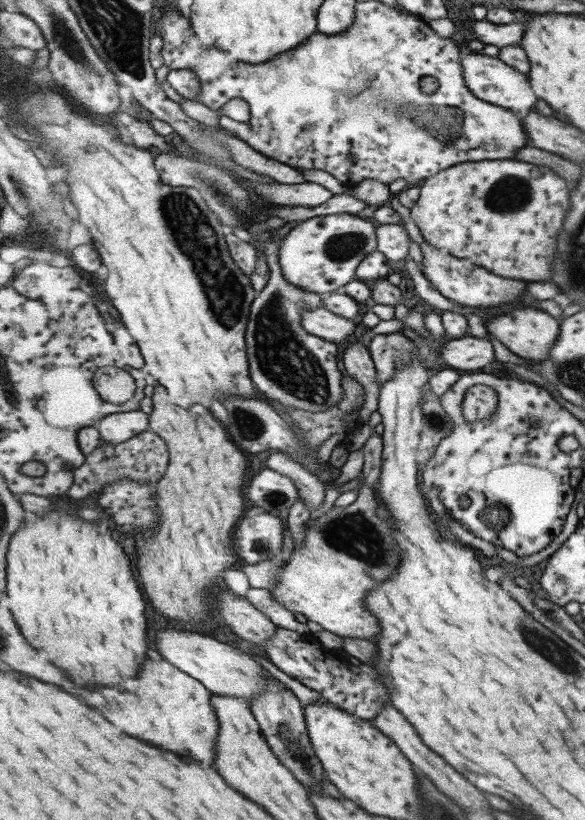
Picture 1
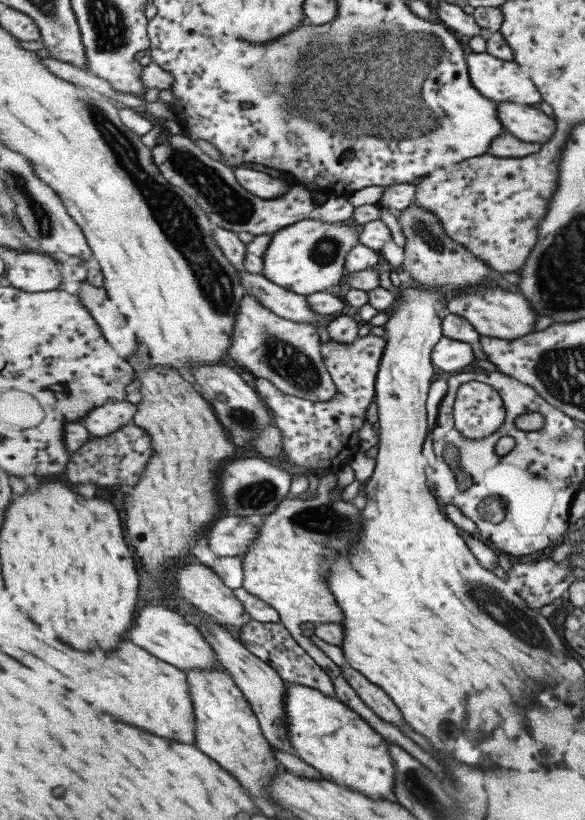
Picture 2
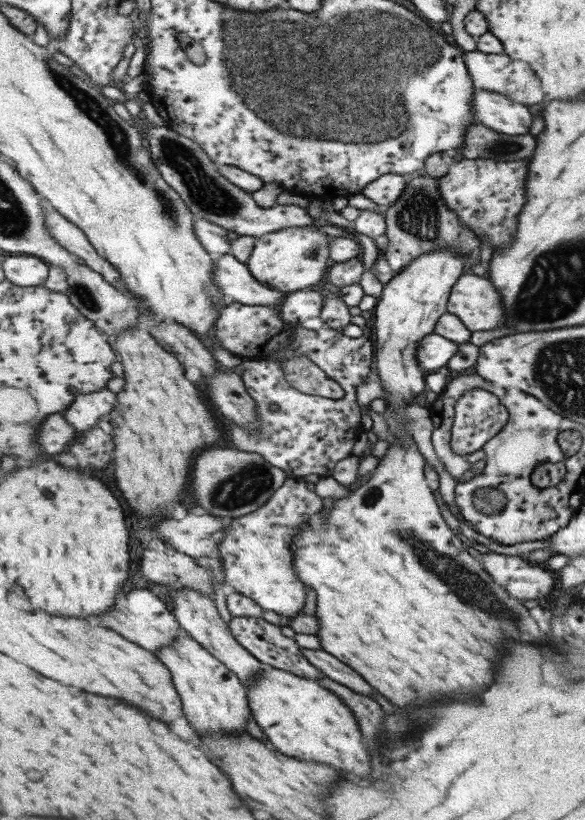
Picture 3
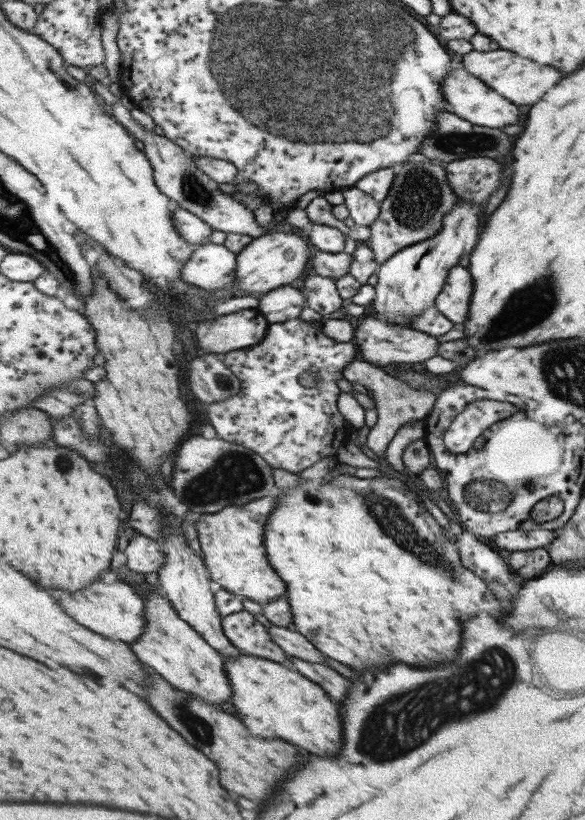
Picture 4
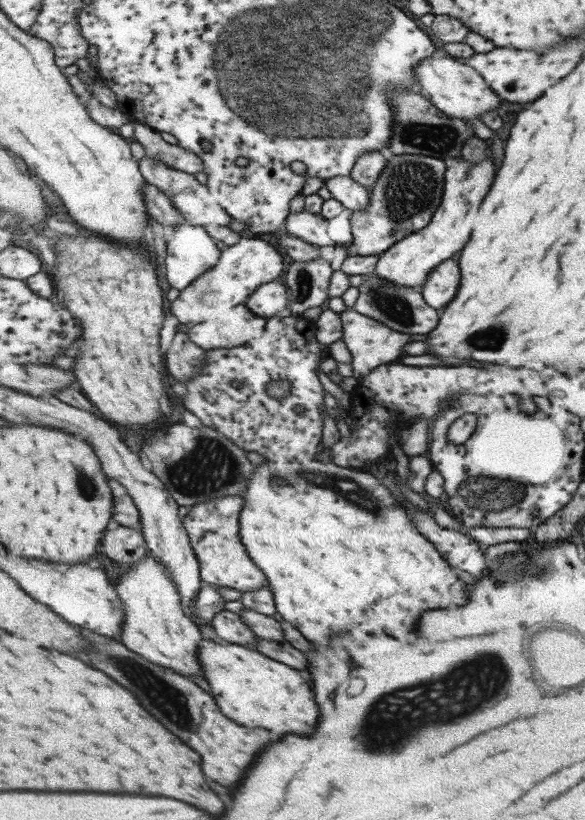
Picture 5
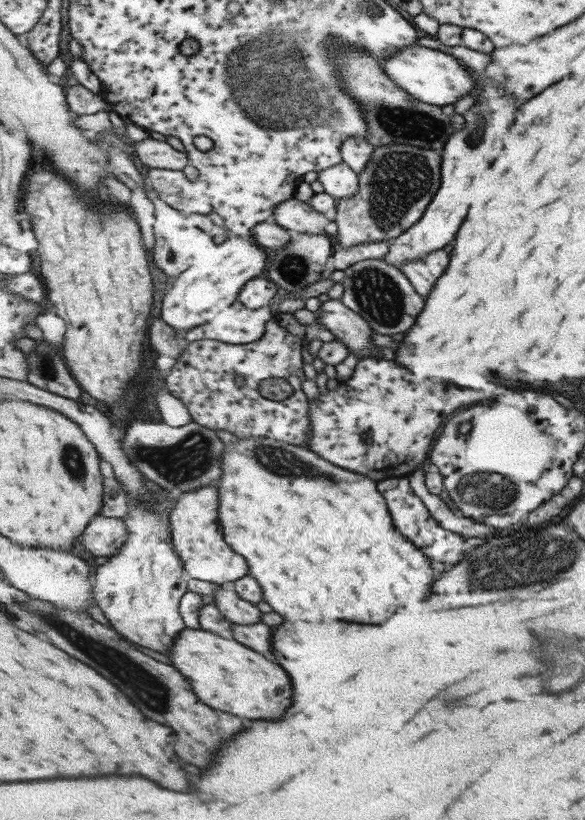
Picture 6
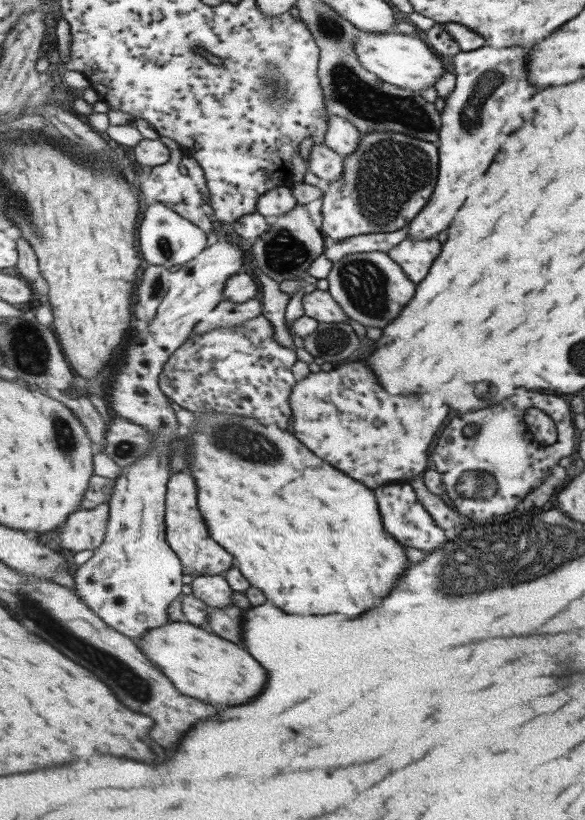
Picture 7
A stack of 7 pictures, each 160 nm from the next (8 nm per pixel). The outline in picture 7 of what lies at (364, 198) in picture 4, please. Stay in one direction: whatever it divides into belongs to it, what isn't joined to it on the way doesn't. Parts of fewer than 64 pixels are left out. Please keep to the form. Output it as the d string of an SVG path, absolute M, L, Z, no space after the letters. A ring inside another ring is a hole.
M326 144L314 146L308 156L308 165L312 173L320 178L321 184L340 179L344 172L344 157Z

